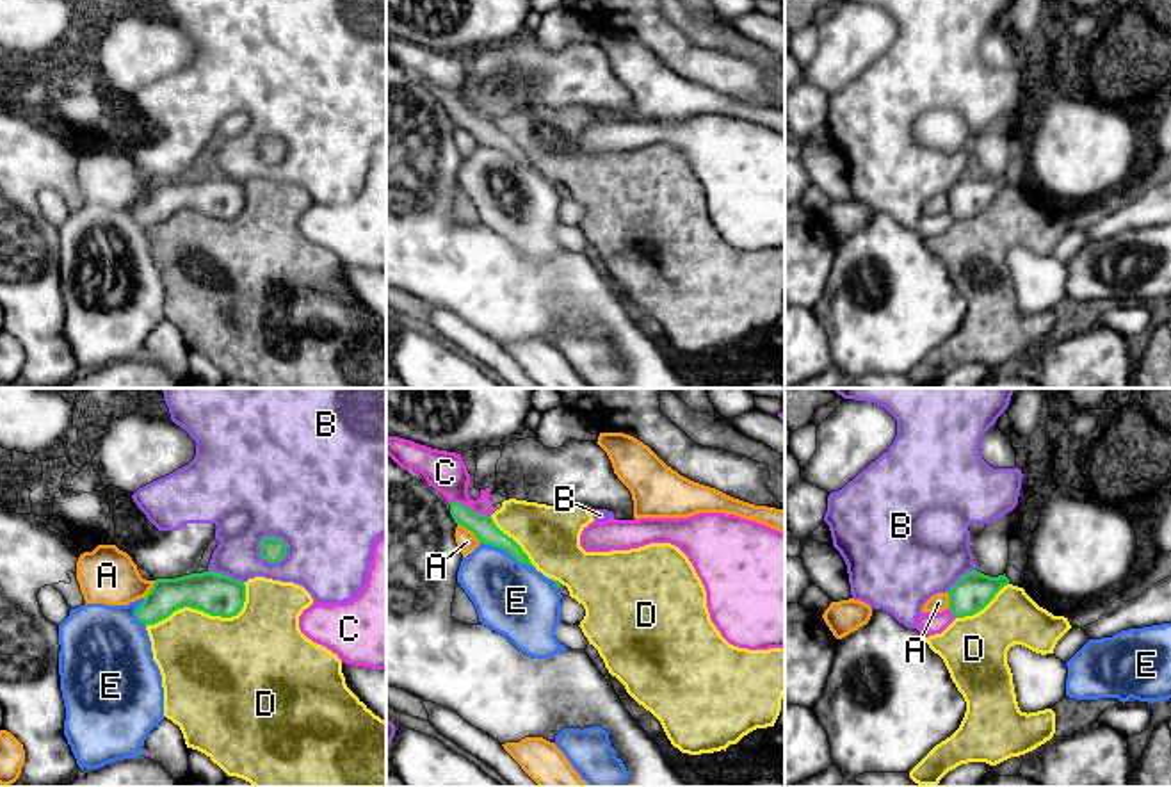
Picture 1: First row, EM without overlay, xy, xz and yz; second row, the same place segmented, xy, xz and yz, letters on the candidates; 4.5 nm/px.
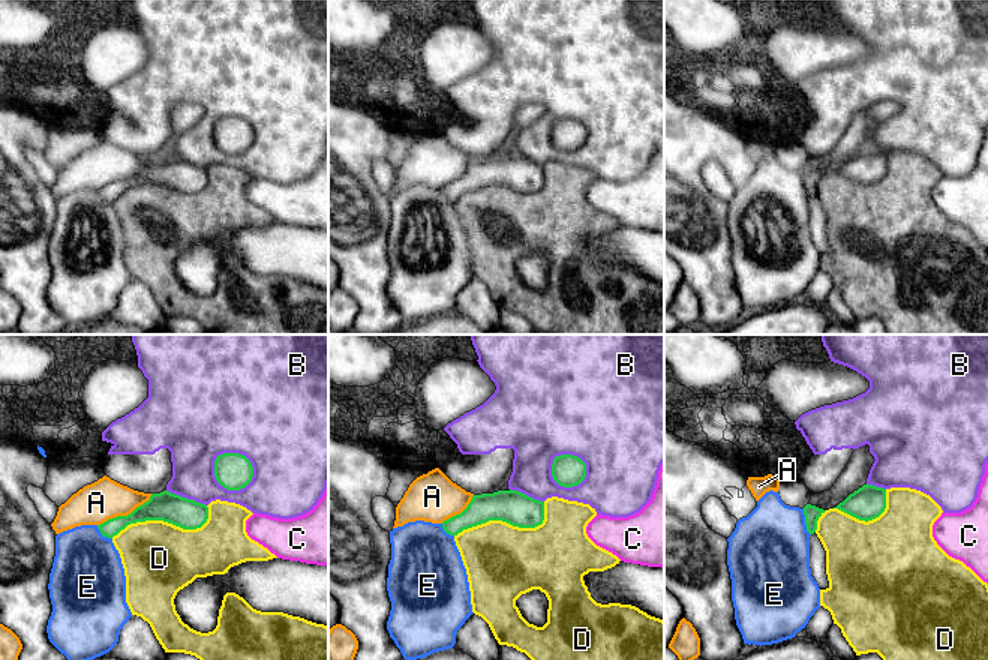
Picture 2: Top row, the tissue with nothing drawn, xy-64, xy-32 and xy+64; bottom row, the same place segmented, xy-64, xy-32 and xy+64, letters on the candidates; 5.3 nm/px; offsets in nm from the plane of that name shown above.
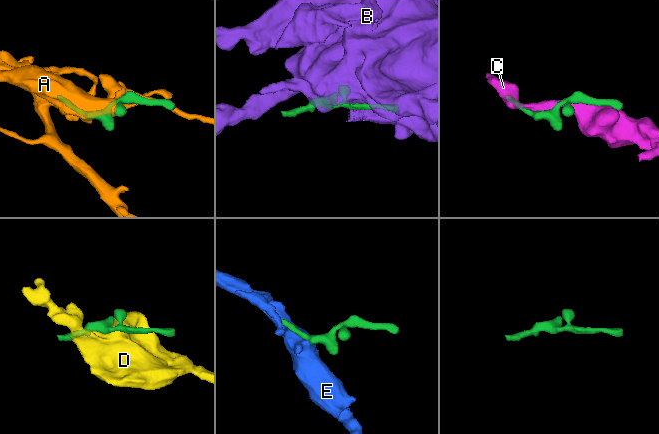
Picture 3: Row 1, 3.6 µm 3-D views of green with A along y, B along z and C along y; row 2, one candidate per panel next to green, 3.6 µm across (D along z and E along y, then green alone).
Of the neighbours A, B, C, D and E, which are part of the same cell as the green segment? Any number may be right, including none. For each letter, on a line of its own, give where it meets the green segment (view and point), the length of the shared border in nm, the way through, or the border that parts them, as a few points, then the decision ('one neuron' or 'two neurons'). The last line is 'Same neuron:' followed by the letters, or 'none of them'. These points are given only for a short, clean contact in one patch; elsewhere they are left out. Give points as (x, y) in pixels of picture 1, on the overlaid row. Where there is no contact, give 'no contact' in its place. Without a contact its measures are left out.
A: contact xz (470, 529); length 140 nm; two neurons
B: contact xy (278, 538); length 150 nm; two neurons
C: contact xz (468, 508); length 200 nm; two neurons
D: contact xy (205, 611); length 500 nm; two neurons
E: contact xz (508, 551); length 280 nm; two neurons
Same neuron: none of them

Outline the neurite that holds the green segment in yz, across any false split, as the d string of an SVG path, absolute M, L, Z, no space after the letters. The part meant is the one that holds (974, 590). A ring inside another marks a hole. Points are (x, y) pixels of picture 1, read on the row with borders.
M977 570L965 573L949 591L949 611L954 618L973 616L1009 584L1004 575L989 577Z

